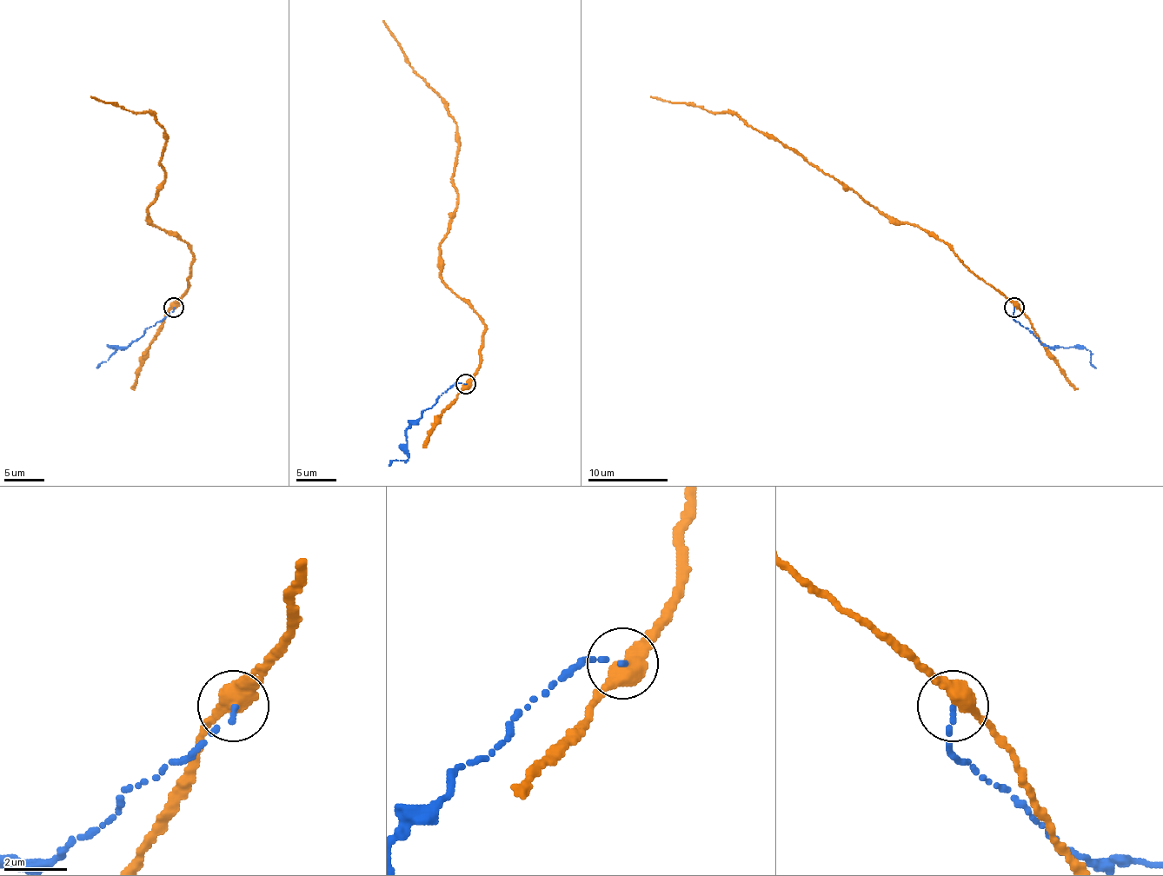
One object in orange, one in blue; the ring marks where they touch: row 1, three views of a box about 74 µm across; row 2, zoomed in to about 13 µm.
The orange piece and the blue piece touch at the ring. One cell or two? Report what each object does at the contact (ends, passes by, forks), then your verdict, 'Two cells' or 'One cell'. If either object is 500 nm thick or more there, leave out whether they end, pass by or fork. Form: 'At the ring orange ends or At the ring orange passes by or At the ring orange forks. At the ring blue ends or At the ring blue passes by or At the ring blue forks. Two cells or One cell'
At the ring orange passes by. At the ring blue ends. Two cells

